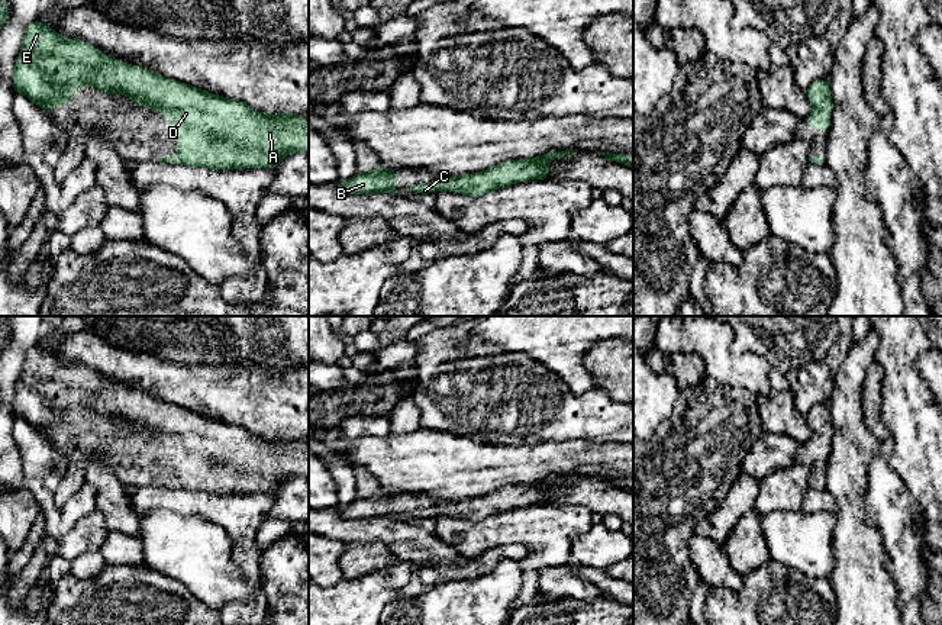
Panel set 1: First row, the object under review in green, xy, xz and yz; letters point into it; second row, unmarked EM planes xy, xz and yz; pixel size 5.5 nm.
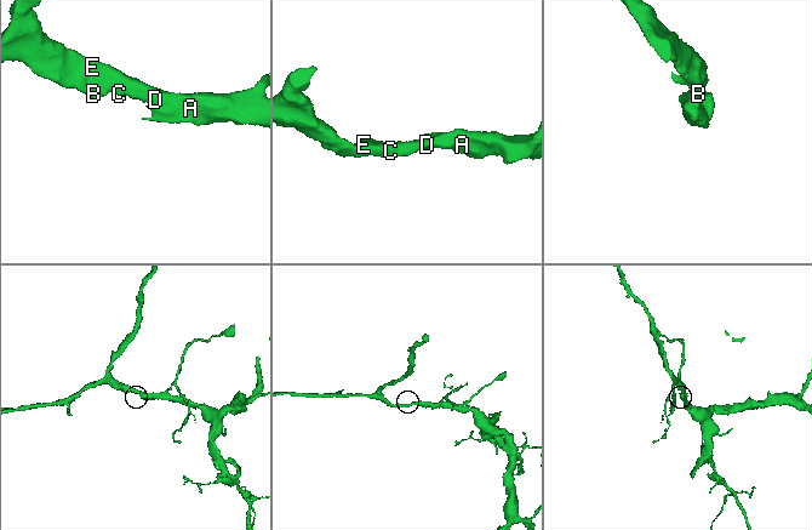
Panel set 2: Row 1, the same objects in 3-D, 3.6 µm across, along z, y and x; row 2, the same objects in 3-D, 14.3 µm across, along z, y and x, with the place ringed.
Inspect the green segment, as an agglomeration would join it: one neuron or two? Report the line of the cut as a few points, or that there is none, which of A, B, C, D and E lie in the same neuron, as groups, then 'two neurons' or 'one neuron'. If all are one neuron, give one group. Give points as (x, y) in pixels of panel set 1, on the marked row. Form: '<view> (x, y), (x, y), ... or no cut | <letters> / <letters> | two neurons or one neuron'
no cut | A B C D E | one neuron

